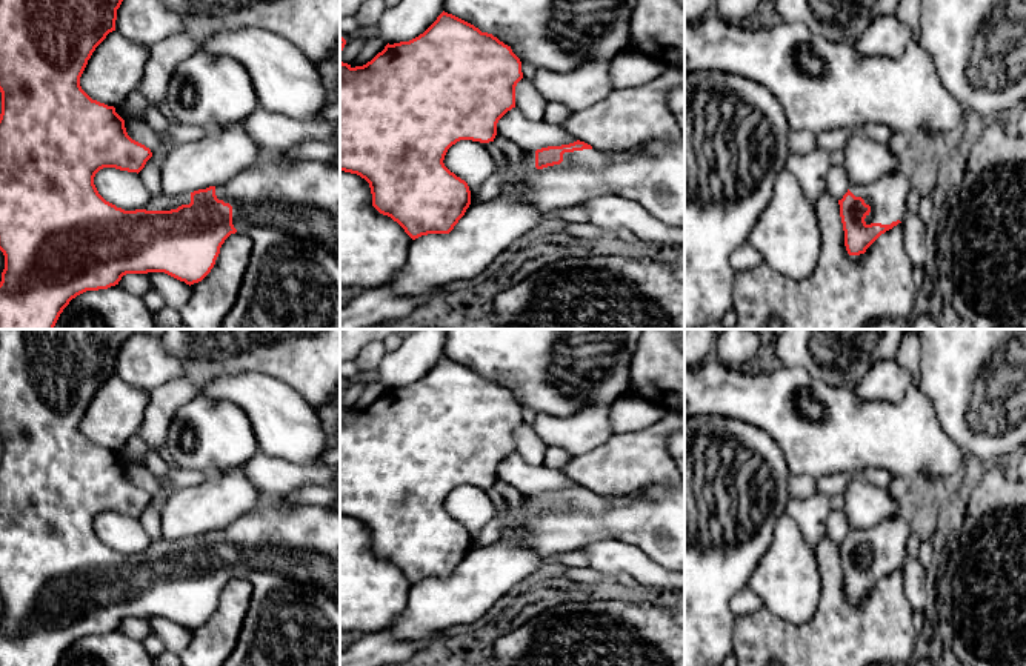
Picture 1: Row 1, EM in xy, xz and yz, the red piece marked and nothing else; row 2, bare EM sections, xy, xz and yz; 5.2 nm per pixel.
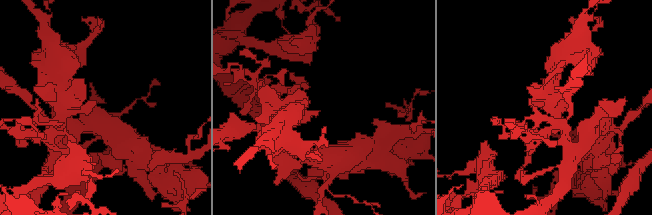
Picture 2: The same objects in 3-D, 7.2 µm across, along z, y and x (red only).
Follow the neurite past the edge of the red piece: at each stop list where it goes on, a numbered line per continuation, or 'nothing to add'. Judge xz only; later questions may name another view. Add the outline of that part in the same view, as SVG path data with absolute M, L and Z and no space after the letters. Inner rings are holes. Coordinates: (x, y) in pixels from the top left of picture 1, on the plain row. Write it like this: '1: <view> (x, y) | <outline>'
1: xz (652, 520) | M685 486L565 497L560 509L543 514L535 512L535 495L525 495L525 501L520 512L511 512L505 504L497 514L501 535L541 557L615 540L643 551L657 566L685 572Z

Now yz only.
1: yz (888, 540) | M897 514L869 529L851 529L849 535L871 551L871 557L864 563L866 569L891 569L904 564L911 531L906 518Z

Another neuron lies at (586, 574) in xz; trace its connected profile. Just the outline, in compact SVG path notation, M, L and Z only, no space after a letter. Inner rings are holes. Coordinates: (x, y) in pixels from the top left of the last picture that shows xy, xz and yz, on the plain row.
M585 566L585 568L566 568L565 577L574 581L595 584L600 581L606 581L600 571Z

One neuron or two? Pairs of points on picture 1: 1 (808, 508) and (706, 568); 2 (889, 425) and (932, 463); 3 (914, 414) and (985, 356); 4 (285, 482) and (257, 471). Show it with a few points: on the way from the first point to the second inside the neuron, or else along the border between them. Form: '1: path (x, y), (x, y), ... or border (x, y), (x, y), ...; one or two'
1: border (789, 497), (783, 512); two
2: path (900, 436), (922, 452); one
3: border (920, 365), (920, 389), (946, 432); two
4: path (279, 477), (263, 471); one

